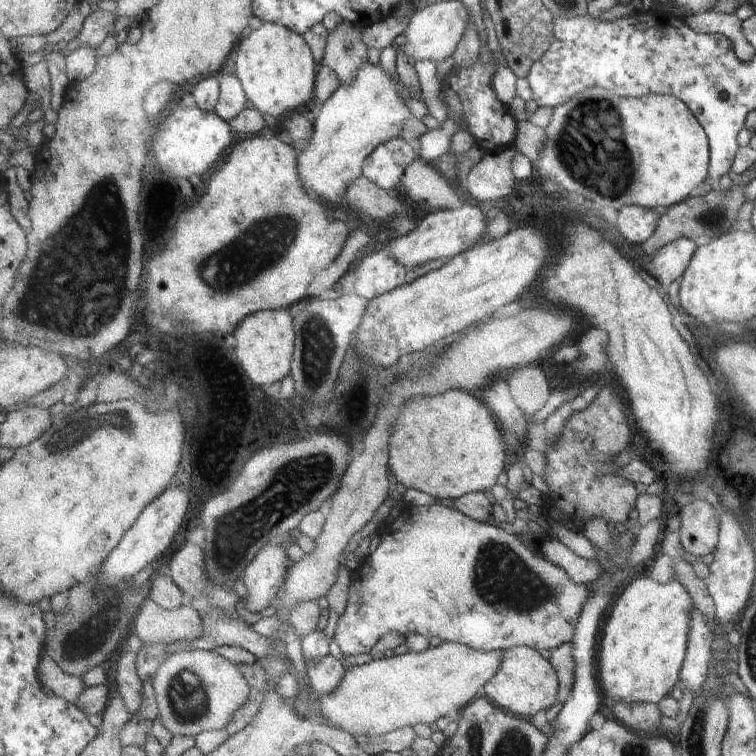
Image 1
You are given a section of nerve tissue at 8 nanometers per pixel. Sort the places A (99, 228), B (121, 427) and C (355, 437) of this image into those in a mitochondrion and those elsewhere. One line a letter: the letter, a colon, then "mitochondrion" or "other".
A: mitochondrion
B: mitochondrion
C: other

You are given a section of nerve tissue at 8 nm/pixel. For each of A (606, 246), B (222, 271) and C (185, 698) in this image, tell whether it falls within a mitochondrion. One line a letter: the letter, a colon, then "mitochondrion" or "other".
A: other
B: mitochondrion
C: mitochondrion

